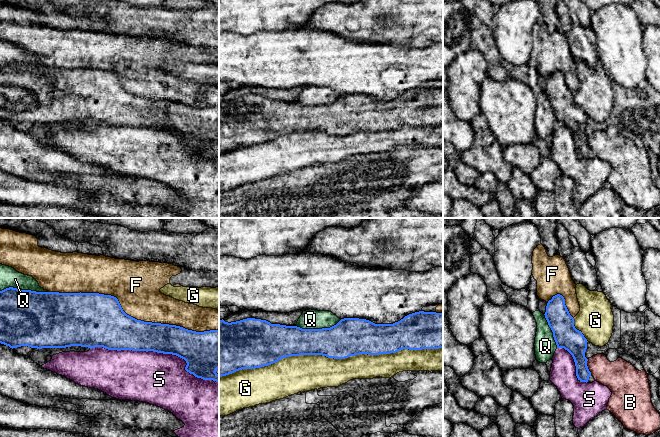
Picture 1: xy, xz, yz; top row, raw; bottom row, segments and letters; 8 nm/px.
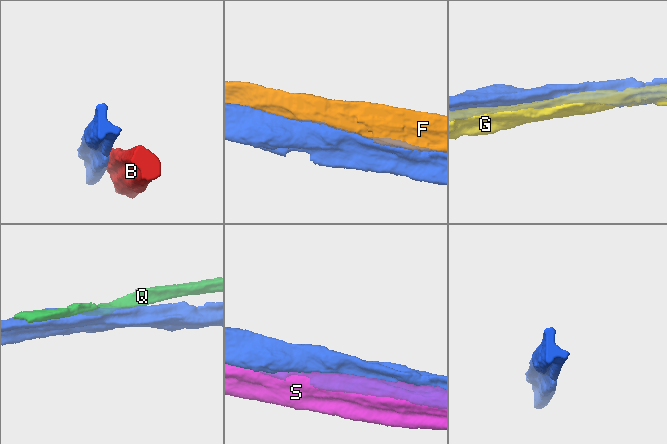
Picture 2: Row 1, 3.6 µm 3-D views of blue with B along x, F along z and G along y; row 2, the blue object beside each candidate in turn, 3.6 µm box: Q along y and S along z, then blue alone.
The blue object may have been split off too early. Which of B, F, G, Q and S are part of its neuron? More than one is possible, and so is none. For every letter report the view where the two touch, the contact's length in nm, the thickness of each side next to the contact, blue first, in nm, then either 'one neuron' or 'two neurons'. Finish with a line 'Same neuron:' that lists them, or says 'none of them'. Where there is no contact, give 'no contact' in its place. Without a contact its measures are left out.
B: yz | 130 nm | 190/240 nm | two neurons
F: xy | 1400 nm | 400/380 nm | two neurons
G: xz | 1800 nm | 300/300 nm | two neurons
Q: xy | 400 nm | 440/160 nm | two neurons
S: xy | 1050 nm | 260/420 nm | two neurons
Same neuron: none of them

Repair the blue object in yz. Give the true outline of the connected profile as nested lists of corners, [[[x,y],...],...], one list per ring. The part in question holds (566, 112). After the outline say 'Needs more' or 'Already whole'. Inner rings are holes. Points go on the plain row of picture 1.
[[[557,70],[548,77],[545,94],[553,108],[557,124],[564,124],[573,133],[576,142],[576,152],[580,158],[588,158],[591,148],[588,145],[585,128],[587,115],[574,102],[574,94],[570,91],[565,75]]]. Already whole

